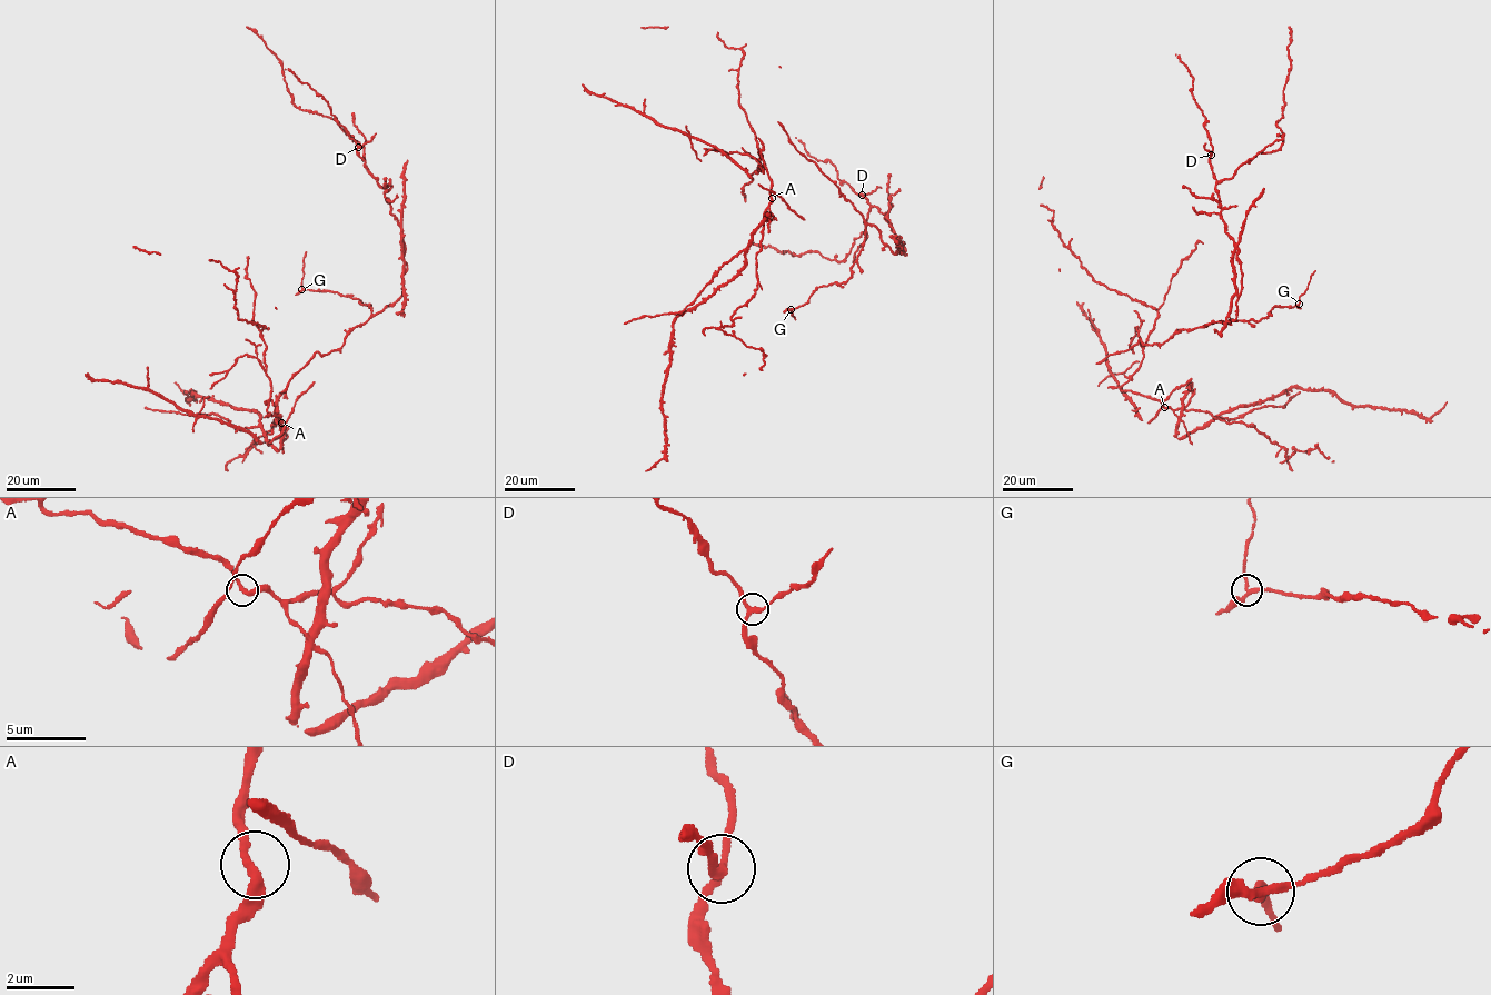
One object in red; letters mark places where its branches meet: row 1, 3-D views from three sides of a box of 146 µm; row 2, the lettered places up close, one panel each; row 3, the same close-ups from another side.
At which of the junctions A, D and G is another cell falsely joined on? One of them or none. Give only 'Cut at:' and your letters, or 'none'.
Cut at: G

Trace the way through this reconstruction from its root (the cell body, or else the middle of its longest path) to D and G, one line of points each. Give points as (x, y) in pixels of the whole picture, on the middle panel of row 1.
D: (811, 160), (863, 219), (876, 227), (881, 240), (896, 254), (900, 237), (884, 214), (862, 195)
G: (811, 160), (862, 215), (865, 237), (851, 277), (840, 284), (819, 286), (805, 302), (791, 309)

